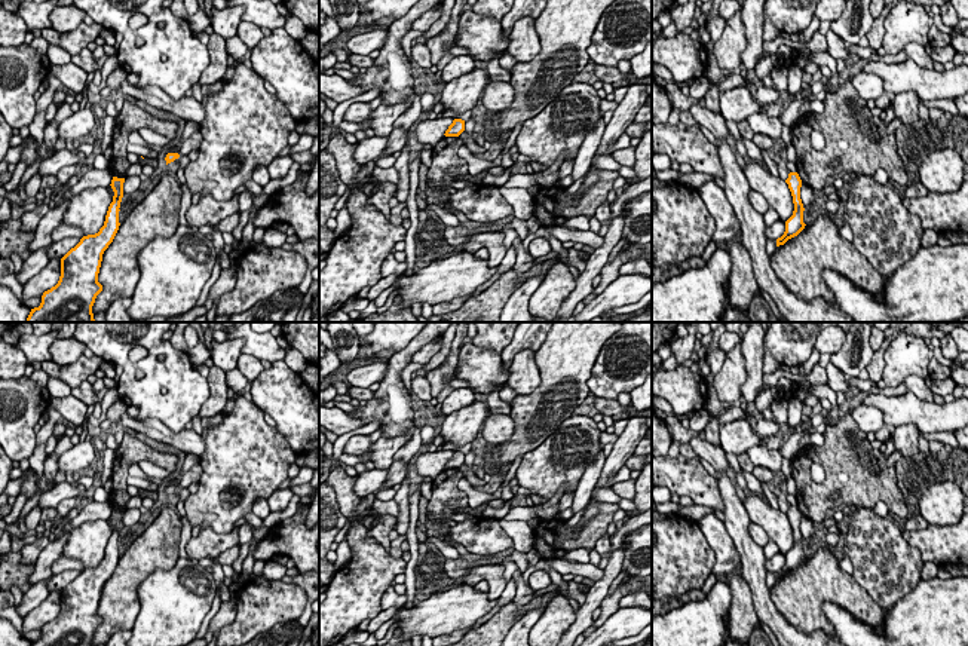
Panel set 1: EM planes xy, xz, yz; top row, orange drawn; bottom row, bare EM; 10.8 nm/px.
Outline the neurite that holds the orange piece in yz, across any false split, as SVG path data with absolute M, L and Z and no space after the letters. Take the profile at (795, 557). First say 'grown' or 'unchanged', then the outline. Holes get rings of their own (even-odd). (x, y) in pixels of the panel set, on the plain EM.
unchanged; M790 505L785 512L793 529L794 544L793 548L785 554L785 564L781 570L776 572L776 579L784 578L788 572L797 569L803 561L803 536L800 532L802 512L797 505Z

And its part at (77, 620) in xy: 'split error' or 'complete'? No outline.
complete

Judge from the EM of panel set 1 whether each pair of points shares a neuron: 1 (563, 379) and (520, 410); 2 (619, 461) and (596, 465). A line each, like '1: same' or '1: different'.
1: same
2: different

